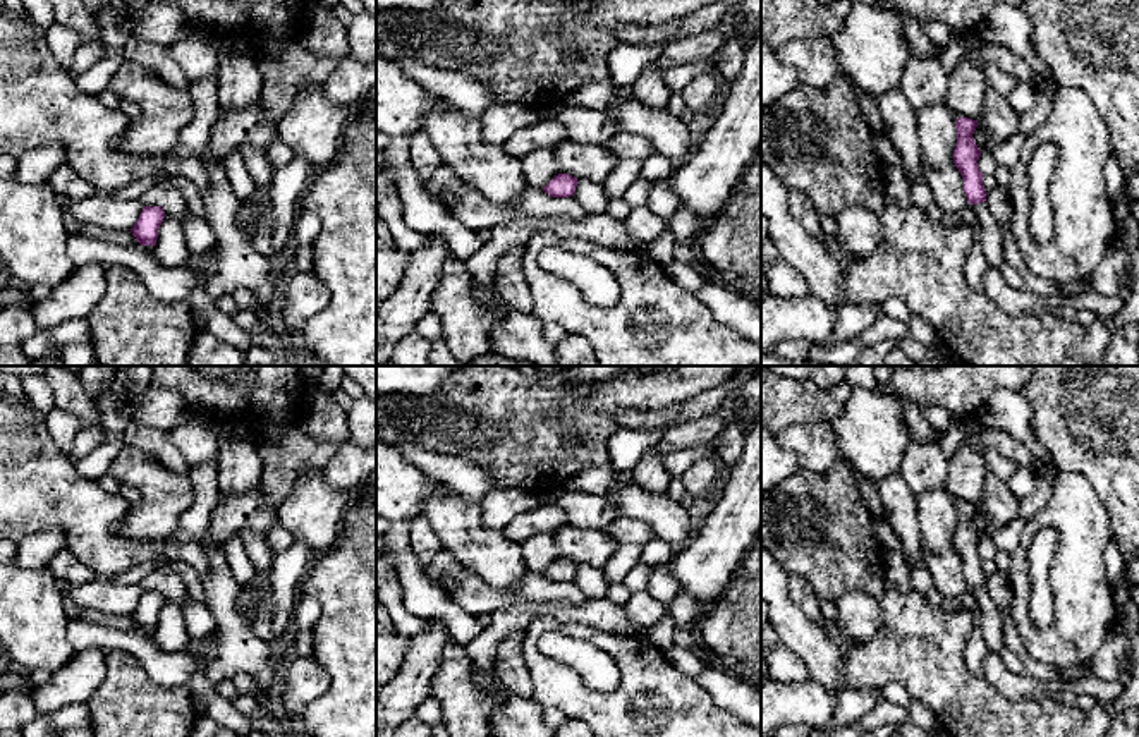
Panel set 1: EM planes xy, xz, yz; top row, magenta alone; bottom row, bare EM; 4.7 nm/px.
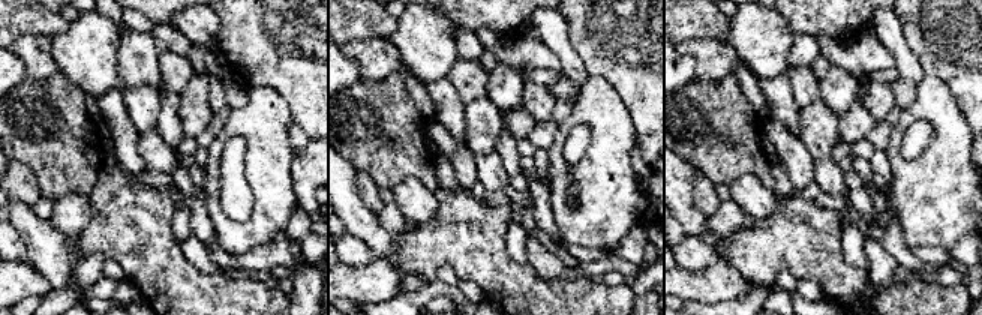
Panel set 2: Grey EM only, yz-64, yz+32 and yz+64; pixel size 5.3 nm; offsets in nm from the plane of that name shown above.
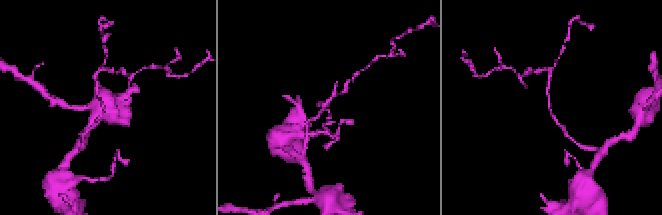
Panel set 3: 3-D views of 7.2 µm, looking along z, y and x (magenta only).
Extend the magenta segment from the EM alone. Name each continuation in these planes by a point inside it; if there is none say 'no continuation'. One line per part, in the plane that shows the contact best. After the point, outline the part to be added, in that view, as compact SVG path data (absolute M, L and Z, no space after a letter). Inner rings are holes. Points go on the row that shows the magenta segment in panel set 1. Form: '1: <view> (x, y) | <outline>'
no continuation

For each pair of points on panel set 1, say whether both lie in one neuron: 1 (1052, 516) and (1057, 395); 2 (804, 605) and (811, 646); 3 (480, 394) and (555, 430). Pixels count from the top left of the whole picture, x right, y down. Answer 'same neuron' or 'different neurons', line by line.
1: different neurons
2: different neurons
3: same neuron

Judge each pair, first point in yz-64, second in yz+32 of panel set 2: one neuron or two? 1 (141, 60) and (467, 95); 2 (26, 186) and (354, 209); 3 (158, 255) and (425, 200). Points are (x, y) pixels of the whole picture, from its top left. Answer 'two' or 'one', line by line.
1: one
2: two
3: two

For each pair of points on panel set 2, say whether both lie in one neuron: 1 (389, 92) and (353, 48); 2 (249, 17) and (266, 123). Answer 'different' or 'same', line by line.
1: different
2: different

